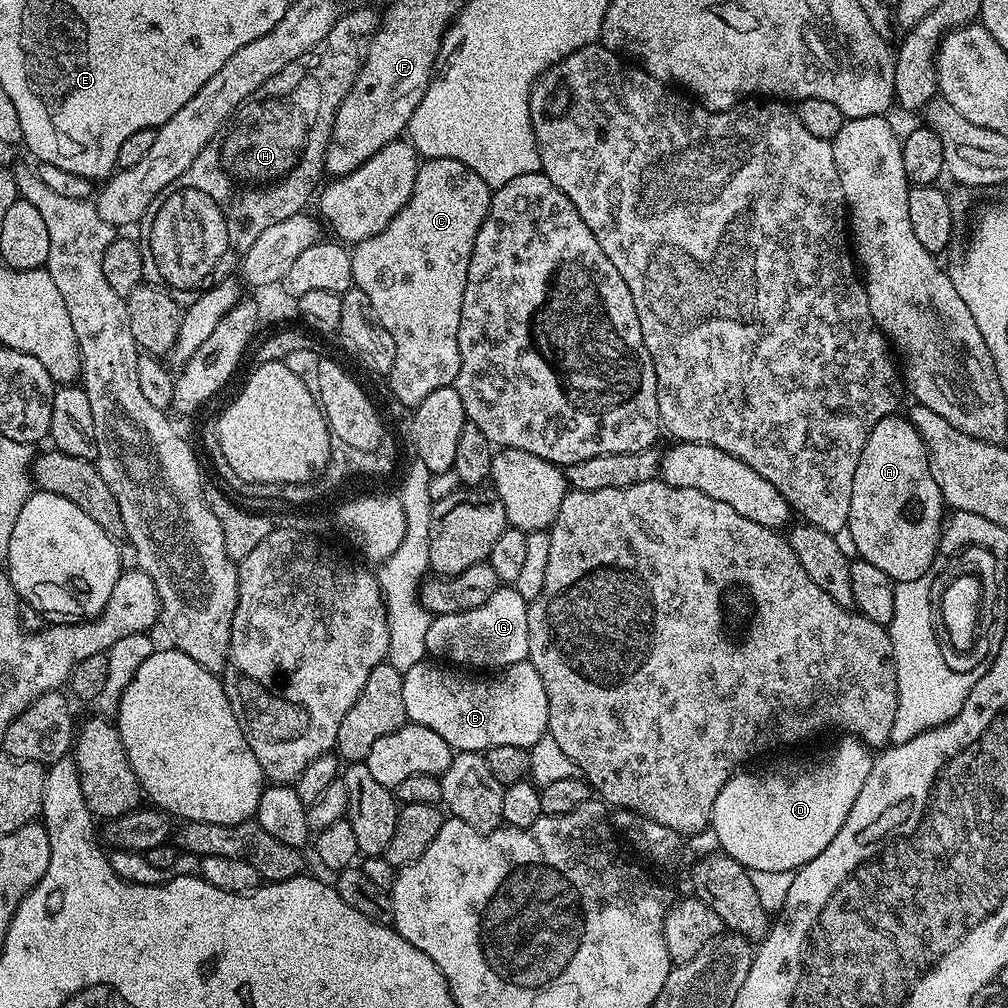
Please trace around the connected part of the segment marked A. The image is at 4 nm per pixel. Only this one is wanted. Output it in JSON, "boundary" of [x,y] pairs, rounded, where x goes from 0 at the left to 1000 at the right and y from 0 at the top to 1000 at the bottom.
{"boundary":[[[886,411],[875,415],[863,427],[857,448],[851,454],[851,466],[847,466],[847,482],[843,490],[843,510],[839,532],[849,543],[848,551],[854,556],[871,562],[889,579],[907,577],[923,565],[930,548],[933,533],[938,519],[937,491],[927,478],[927,470],[921,461],[921,447],[917,444],[911,427],[901,418],[900,412]]]}

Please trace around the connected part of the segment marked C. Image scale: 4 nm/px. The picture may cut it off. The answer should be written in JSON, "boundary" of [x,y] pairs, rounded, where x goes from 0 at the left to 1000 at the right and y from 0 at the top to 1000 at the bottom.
{"boundary":[[[450,157],[422,158],[414,169],[406,198],[391,212],[390,218],[377,231],[348,247],[349,281],[367,296],[374,319],[391,335],[393,354],[383,377],[394,399],[402,401],[405,407],[412,406],[423,391],[449,384],[454,375],[458,292],[462,292],[462,272],[466,268],[466,252],[470,252],[470,236],[474,236],[474,228],[484,215],[489,189],[466,165]]]}

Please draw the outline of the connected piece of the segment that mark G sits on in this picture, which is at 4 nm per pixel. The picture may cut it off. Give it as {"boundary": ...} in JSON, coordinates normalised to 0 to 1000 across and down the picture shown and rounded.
{"boundary":[[[497,581],[470,605],[433,611],[423,628],[424,650],[468,665],[499,665],[508,659],[519,659],[524,655],[526,641],[524,600],[512,582]]]}

